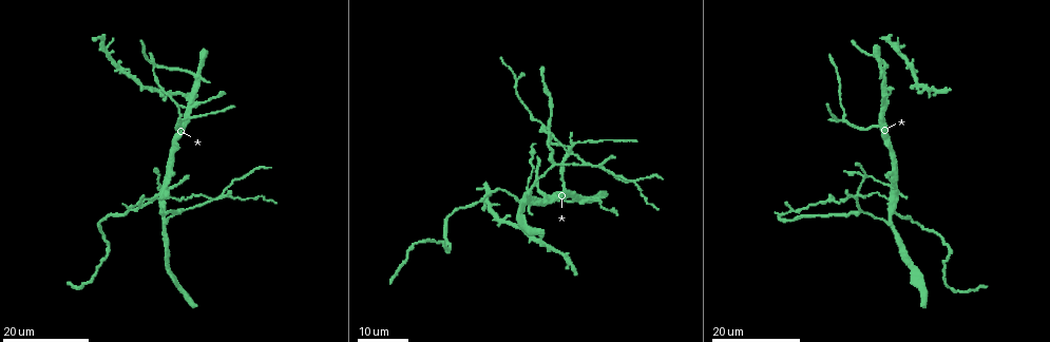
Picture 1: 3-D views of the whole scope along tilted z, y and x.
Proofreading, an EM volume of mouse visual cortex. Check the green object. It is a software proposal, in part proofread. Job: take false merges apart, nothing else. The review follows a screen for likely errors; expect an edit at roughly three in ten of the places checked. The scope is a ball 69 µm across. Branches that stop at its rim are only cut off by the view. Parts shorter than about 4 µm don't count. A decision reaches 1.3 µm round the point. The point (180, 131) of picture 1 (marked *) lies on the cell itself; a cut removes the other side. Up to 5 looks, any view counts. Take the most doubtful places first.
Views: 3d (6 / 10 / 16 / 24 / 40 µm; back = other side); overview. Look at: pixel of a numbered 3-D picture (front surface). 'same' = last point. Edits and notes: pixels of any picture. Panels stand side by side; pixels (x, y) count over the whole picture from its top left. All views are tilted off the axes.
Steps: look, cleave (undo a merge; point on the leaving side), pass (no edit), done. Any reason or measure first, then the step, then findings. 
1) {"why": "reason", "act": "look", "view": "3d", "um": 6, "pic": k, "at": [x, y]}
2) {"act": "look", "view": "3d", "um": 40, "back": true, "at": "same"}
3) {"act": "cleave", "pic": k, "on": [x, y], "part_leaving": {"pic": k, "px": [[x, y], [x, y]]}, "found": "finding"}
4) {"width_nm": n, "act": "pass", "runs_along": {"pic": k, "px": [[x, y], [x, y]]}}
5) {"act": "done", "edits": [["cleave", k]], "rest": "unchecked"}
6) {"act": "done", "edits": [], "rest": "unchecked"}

{"why": "arms part here", "act": "look", "view": "3d", "um": 16, "pic": 1, "at": [591, 164]}

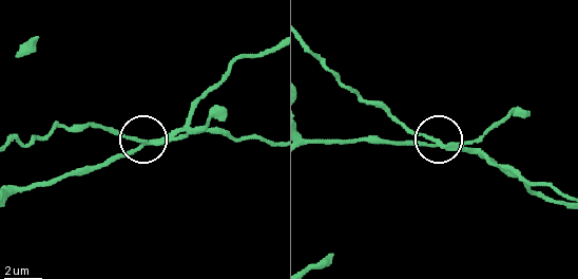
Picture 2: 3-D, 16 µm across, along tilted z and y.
{"why": "zoom in", "act": "look", "view": "3d", "um": 6, "pic": 2, "at": [142, 140]}

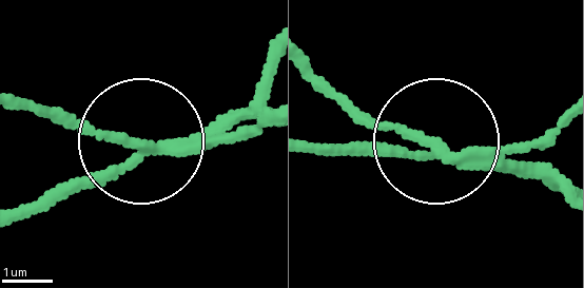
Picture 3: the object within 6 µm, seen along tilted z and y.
{"side_arm_um": 20, "act": "cleave", "pic": 3, "on": [250, 127], "part_leaving": {"pic": 3, "px": [[182, 144], [123, 144], [16, 103]]}, "found": "a second cell is stuck on"}

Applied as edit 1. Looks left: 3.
{"act": "look", "view": "overview"}

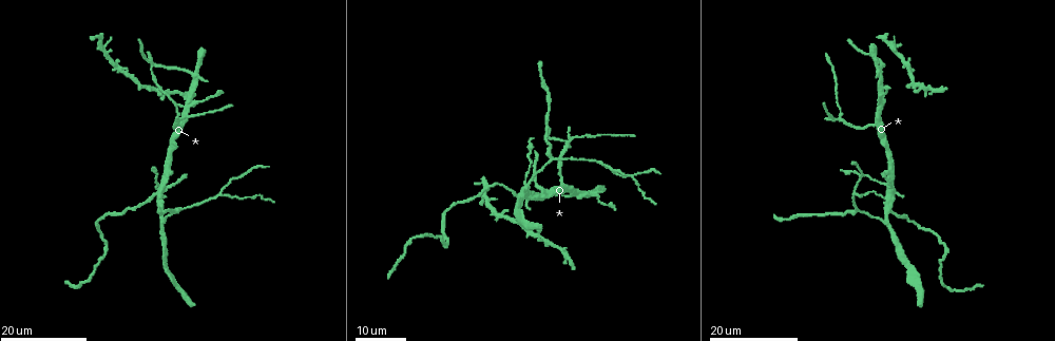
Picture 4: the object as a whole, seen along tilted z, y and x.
{"why": "a fork", "act": "look", "view": "3d", "um": 16, "pic": 4, "at": [183, 209]}

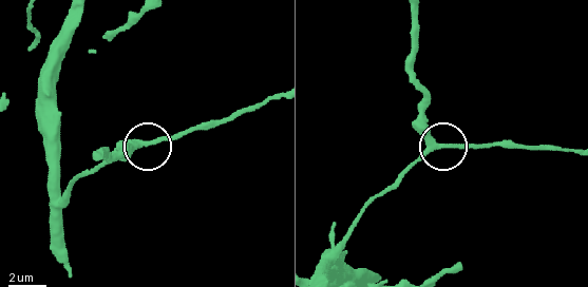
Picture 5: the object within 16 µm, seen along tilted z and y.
{"why": "closer look", "act": "look", "view": "3d", "um": 6, "pic": 5, "at": [141, 142]}

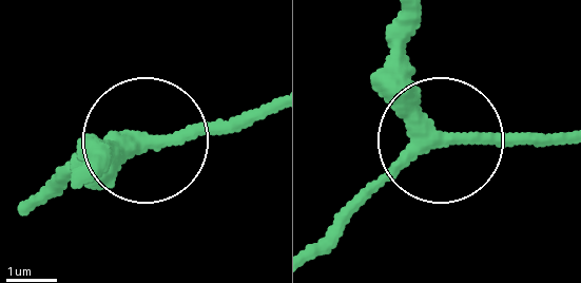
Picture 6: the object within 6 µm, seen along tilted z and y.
{"arms": 3, "act": "pass", "found": "continuous, no second cell"}

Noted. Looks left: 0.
{"act": "done", "edits": [["cleave", 3]], "rest": "unchecked"}

